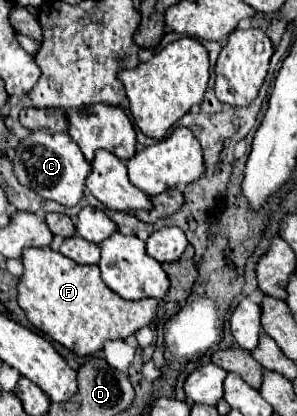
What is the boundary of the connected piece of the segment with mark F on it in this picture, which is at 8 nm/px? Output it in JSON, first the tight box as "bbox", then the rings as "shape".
{"bbox":[18,248,158,356],"shape":[[[26,248],[22,254],[24,274],[18,282],[18,304],[28,320],[46,336],[60,342],[76,356],[90,356],[108,340],[124,340],[136,330],[150,326],[158,312],[156,300],[130,302],[112,292],[100,280],[98,266],[80,266],[50,248]]]}

